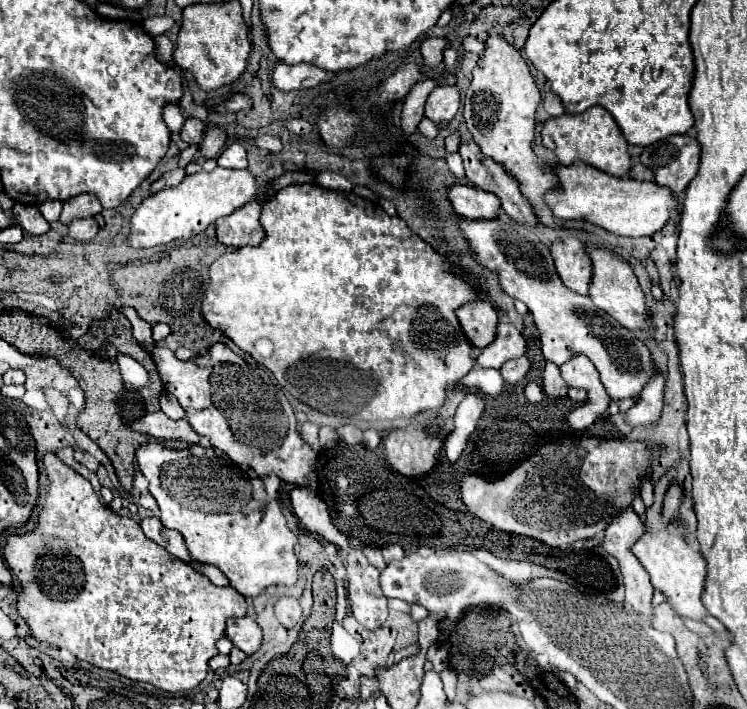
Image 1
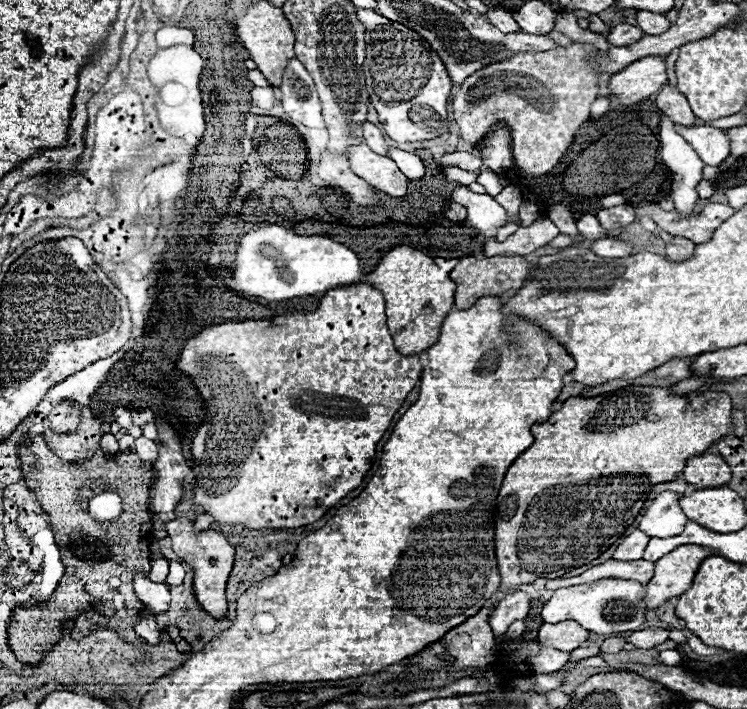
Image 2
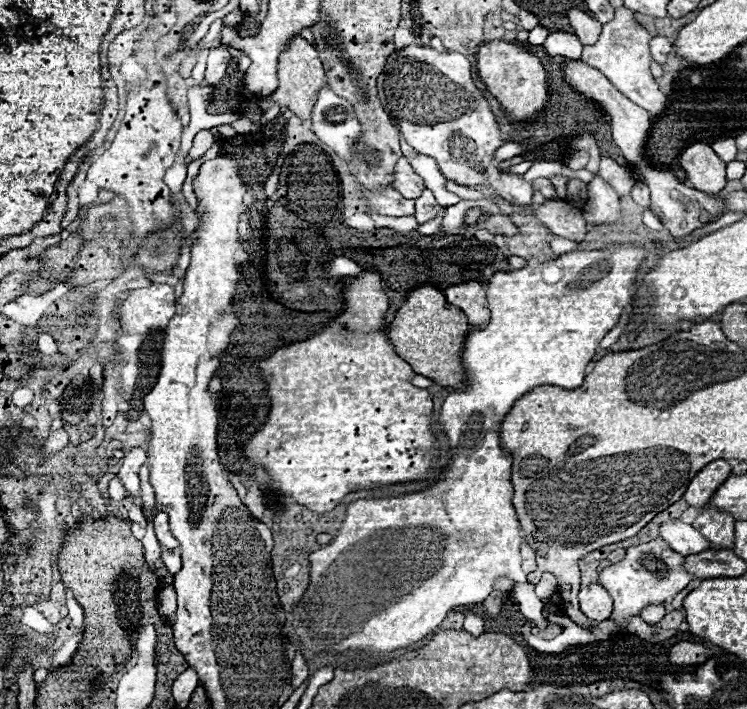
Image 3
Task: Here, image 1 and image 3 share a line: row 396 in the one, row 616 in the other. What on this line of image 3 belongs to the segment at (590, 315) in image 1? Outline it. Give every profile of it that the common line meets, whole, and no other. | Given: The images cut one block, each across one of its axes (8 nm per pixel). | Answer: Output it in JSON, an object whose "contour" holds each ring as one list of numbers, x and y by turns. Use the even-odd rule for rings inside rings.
{"contour":[[662,538,626,548,626,556,616,564,606,566,598,578,598,584,602,584,614,600,614,612,610,620,622,626,628,616,638,616,646,604,662,604,682,592,692,580,696,580,694,574,684,570,684,560,686,558,674,552]]}

